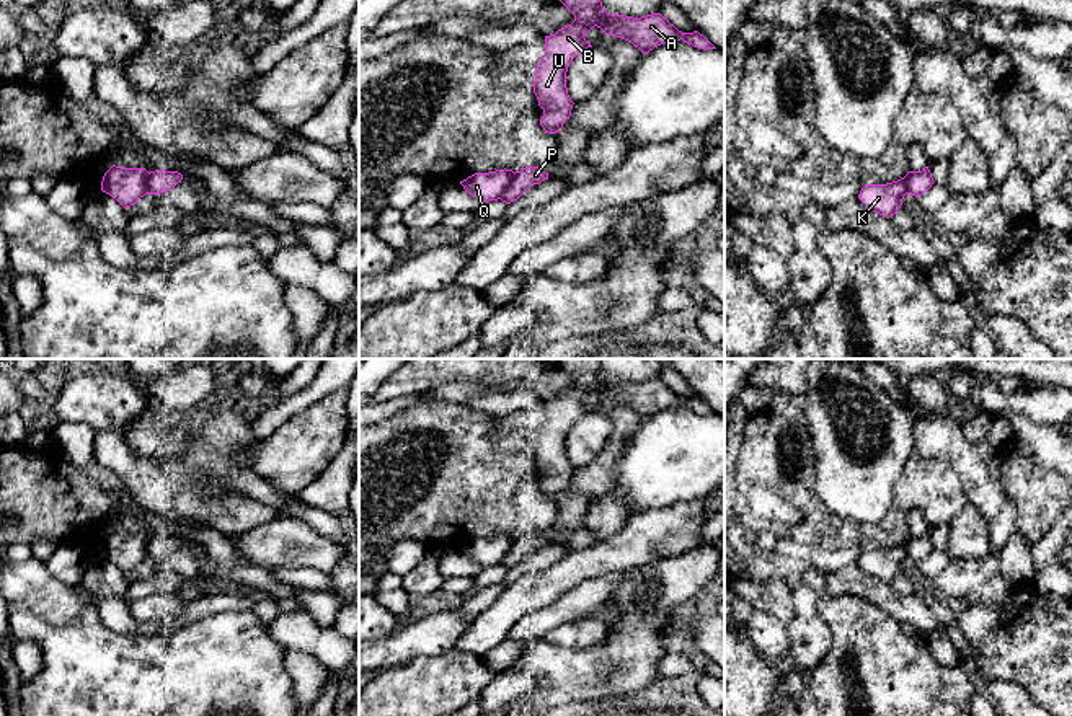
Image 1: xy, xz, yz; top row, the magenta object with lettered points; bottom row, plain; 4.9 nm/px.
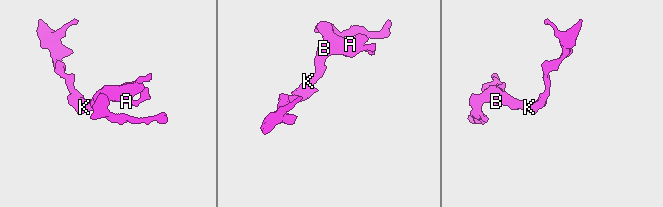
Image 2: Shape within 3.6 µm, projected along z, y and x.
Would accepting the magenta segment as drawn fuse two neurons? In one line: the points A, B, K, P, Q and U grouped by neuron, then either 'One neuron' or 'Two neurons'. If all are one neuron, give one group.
Groups: A B K Q U / P. Two neurons

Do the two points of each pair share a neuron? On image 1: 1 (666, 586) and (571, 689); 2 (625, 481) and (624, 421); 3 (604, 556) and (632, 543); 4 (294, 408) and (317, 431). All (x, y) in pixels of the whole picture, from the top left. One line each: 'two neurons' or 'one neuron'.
1: one neuron
2: two neurons
3: one neuron
4: two neurons

